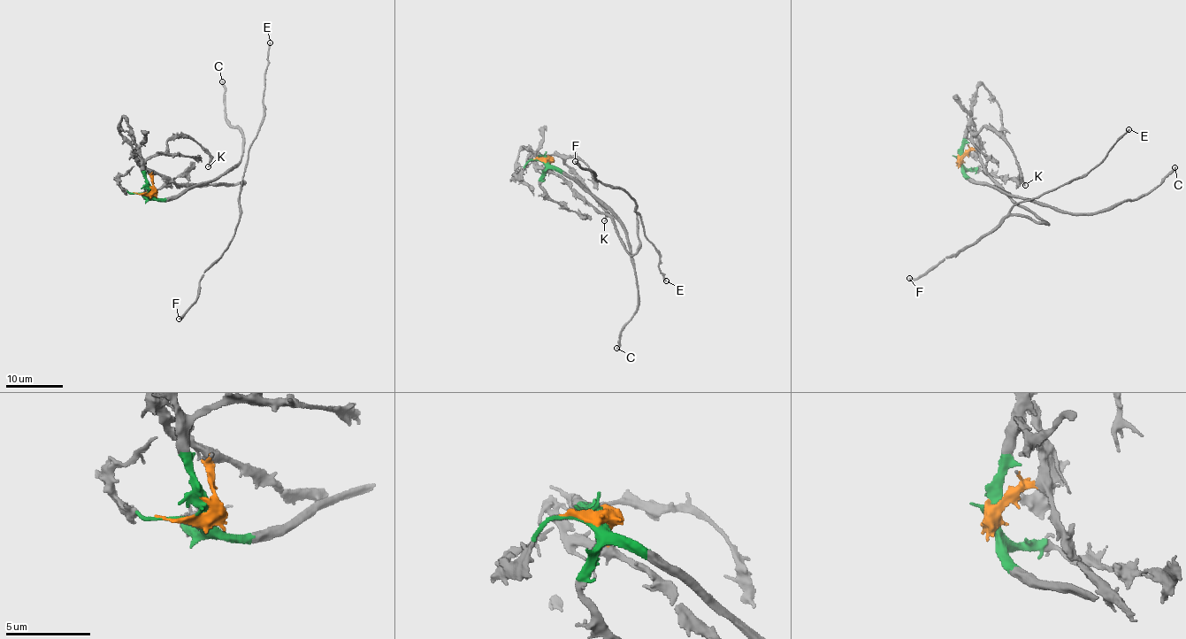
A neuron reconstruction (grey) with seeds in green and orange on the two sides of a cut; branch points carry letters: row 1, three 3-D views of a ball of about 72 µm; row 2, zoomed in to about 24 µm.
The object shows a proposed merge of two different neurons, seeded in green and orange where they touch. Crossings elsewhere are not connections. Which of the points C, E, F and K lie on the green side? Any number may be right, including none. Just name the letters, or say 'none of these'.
C, K

